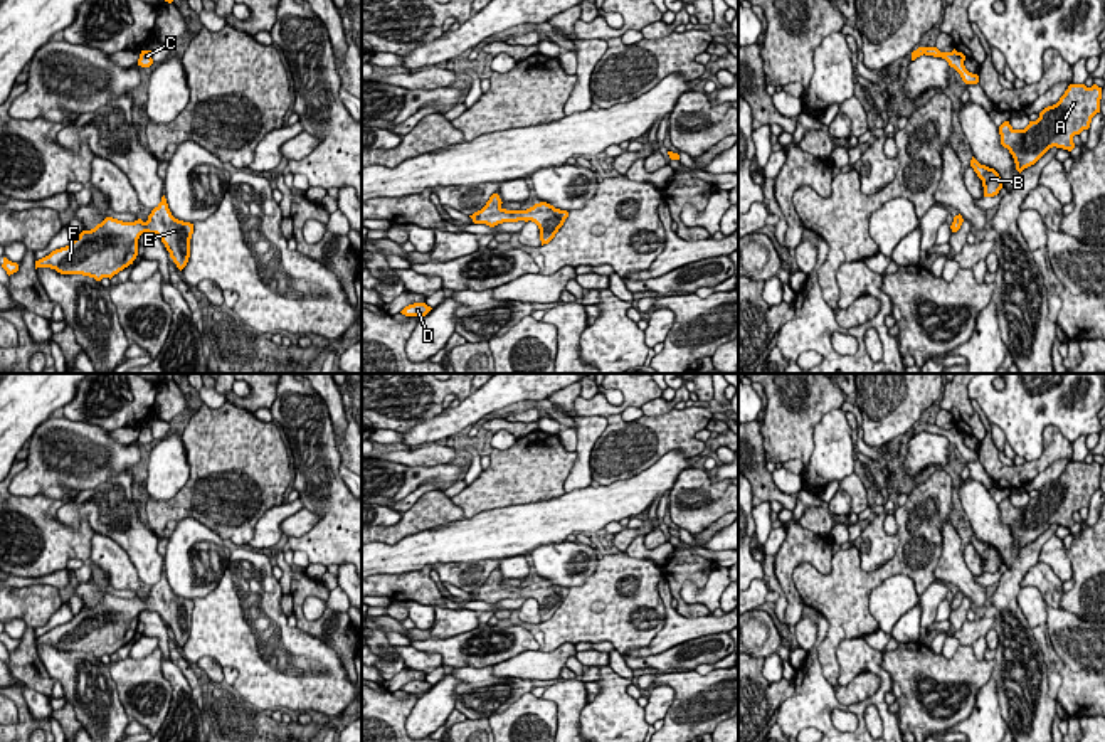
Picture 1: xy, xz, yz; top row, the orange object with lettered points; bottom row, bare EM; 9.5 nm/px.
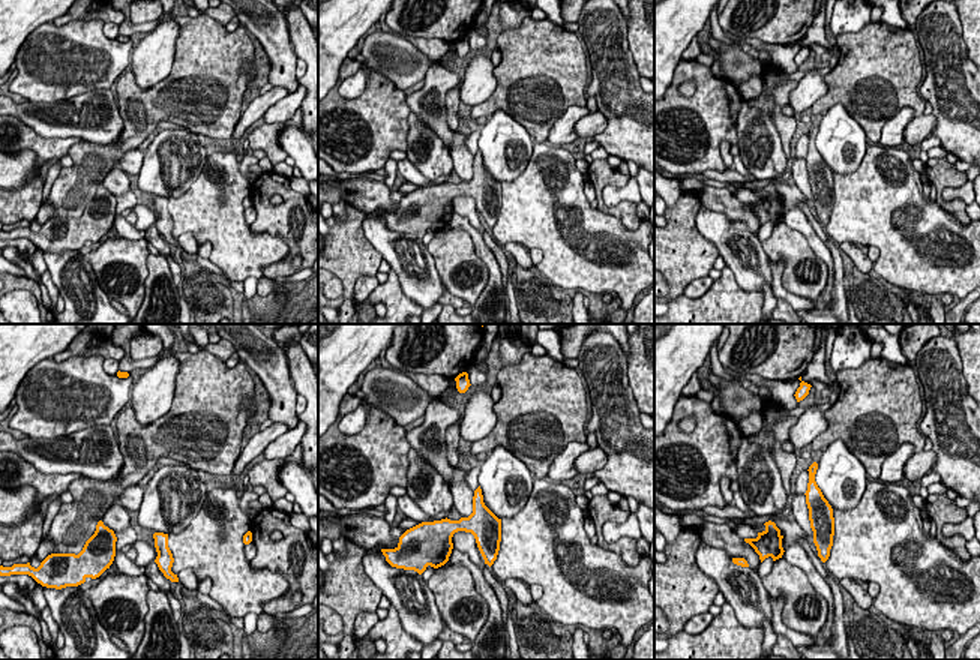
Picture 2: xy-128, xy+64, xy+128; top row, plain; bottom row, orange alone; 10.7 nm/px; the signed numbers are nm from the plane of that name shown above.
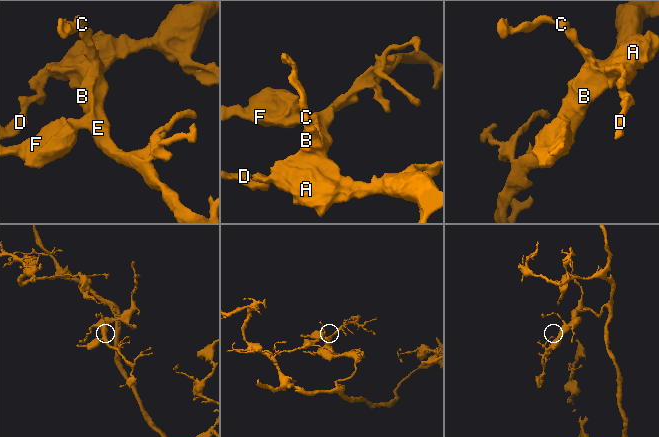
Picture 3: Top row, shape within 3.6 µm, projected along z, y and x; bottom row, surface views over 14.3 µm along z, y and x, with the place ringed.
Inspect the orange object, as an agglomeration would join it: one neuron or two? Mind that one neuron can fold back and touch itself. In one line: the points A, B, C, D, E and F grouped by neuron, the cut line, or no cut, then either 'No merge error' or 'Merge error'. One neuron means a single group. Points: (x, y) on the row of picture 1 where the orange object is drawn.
Groups: A B C D E F. No split. No merge error

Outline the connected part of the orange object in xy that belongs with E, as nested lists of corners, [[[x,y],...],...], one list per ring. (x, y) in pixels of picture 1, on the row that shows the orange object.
[[[163,195],[146,222],[106,217],[94,229],[82,231],[69,246],[35,261],[35,269],[50,268],[61,274],[82,274],[96,281],[111,279],[133,264],[138,256],[138,239],[145,232],[161,239],[180,271],[187,266],[193,224],[175,219]]]

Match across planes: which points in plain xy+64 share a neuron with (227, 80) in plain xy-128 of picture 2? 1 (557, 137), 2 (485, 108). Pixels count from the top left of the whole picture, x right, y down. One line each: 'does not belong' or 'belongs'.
1: does not belong
2: belongs

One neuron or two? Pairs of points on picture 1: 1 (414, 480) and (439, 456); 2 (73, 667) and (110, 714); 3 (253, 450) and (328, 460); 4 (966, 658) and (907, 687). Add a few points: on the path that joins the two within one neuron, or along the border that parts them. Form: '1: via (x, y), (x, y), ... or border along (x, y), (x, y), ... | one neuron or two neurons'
1: border along (451, 461), (409, 466) | two neurons
2: via (84, 678), (98, 702) | one neuron
3: border along (295, 475), (290, 485) | two neurons
4: via (951, 673), (919, 673) | one neuron

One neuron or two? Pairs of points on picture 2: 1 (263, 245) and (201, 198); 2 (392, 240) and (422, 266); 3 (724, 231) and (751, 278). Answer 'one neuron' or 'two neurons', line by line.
1: one neuron
2: one neuron
3: one neuron

